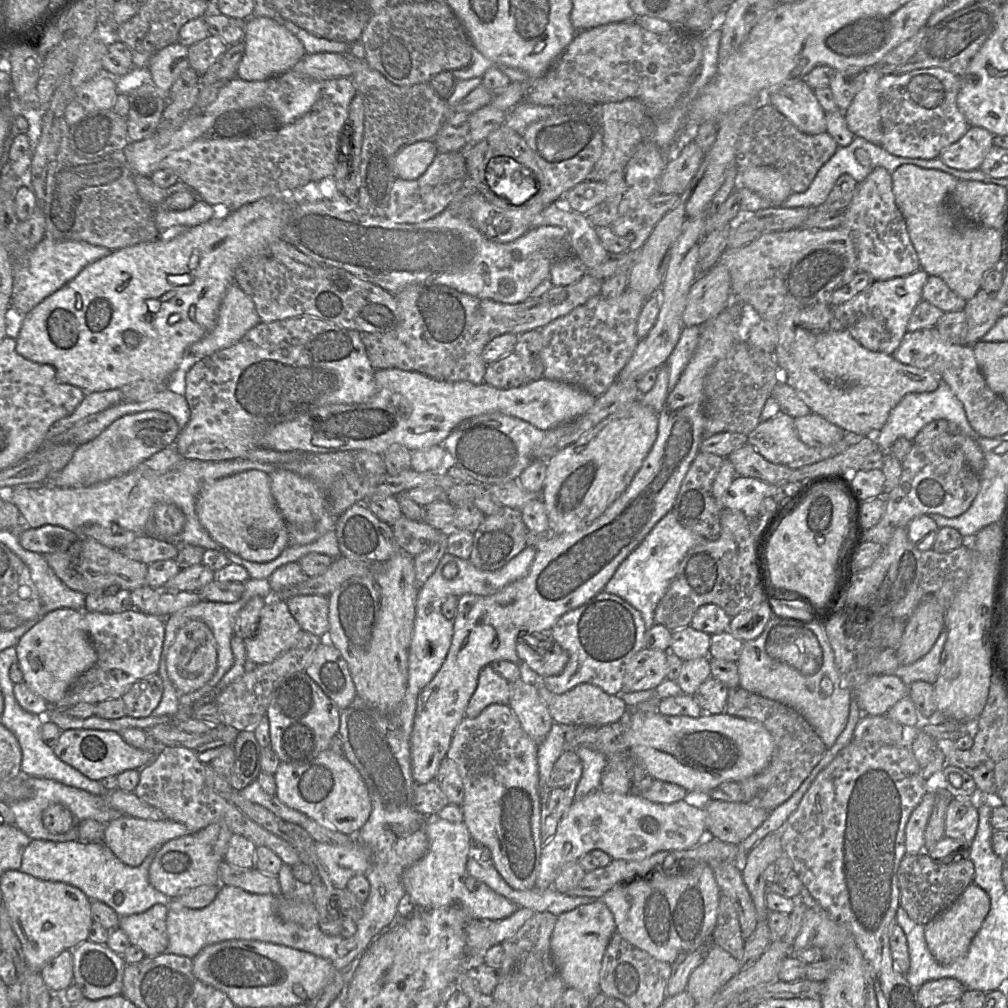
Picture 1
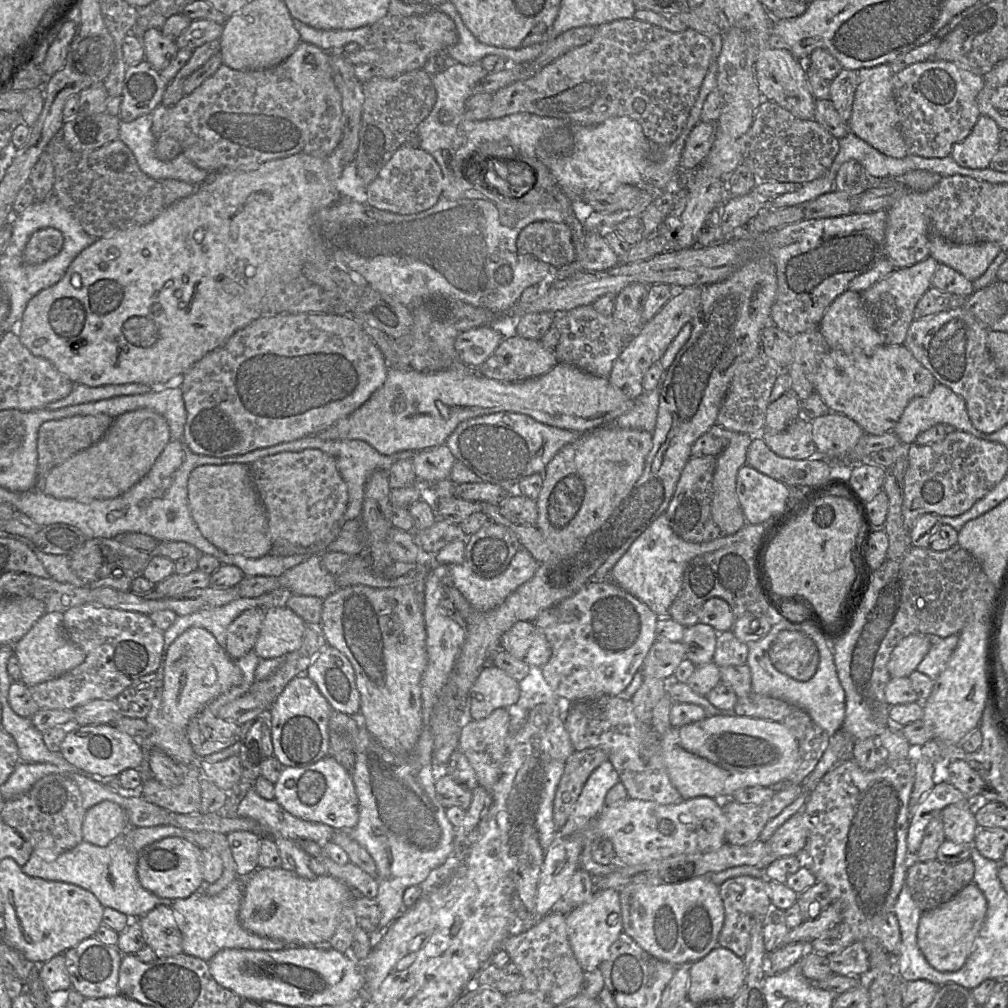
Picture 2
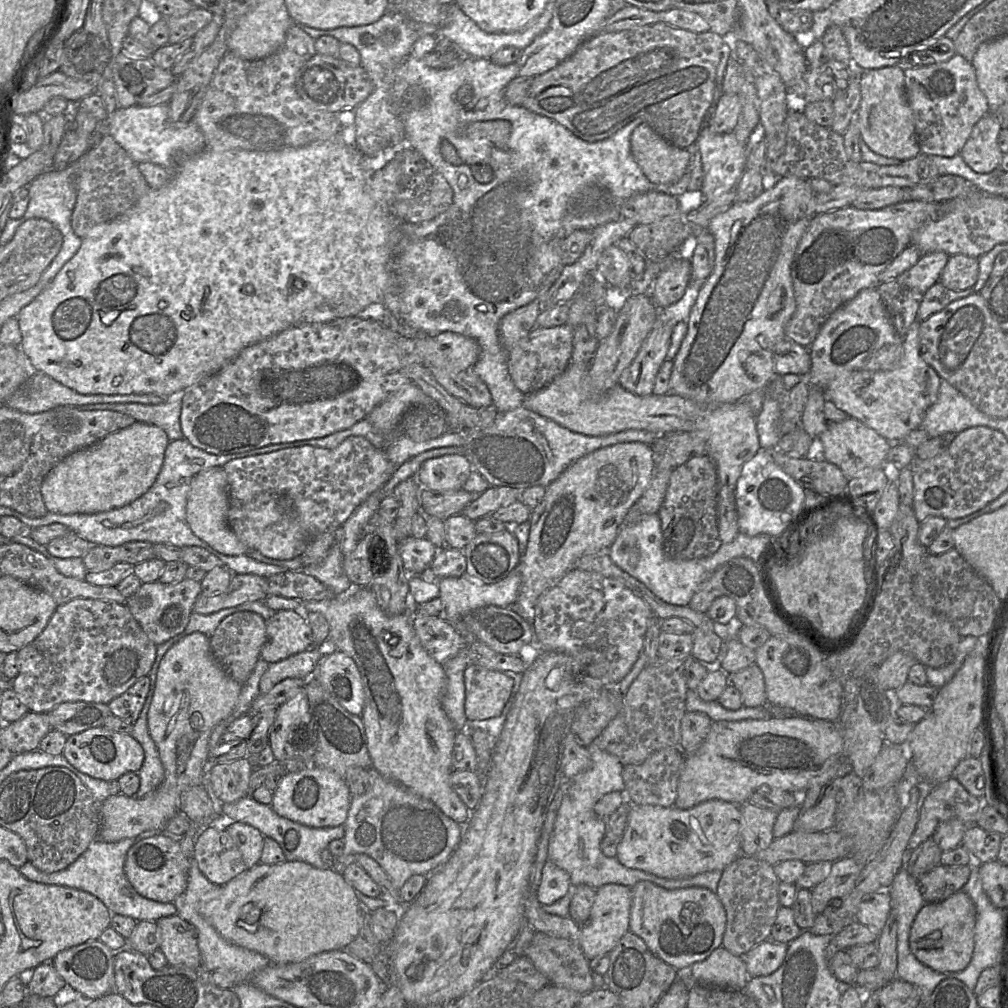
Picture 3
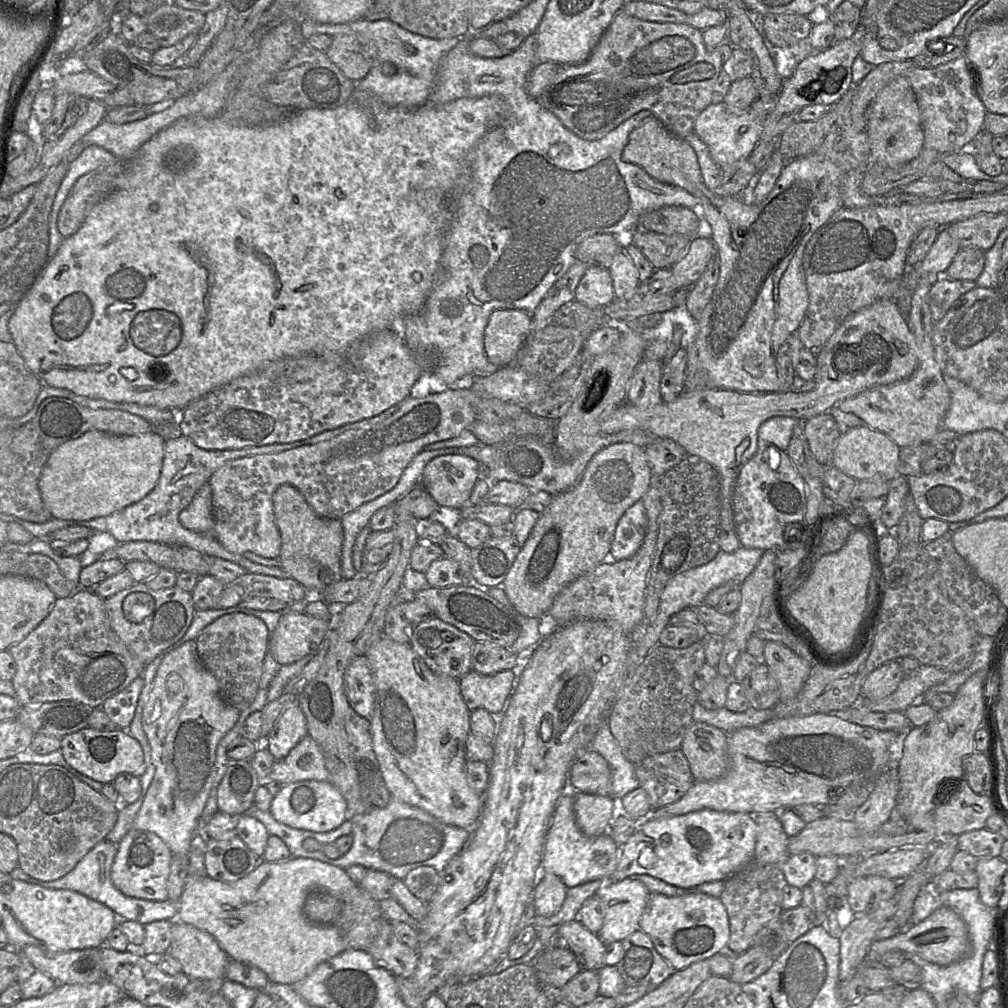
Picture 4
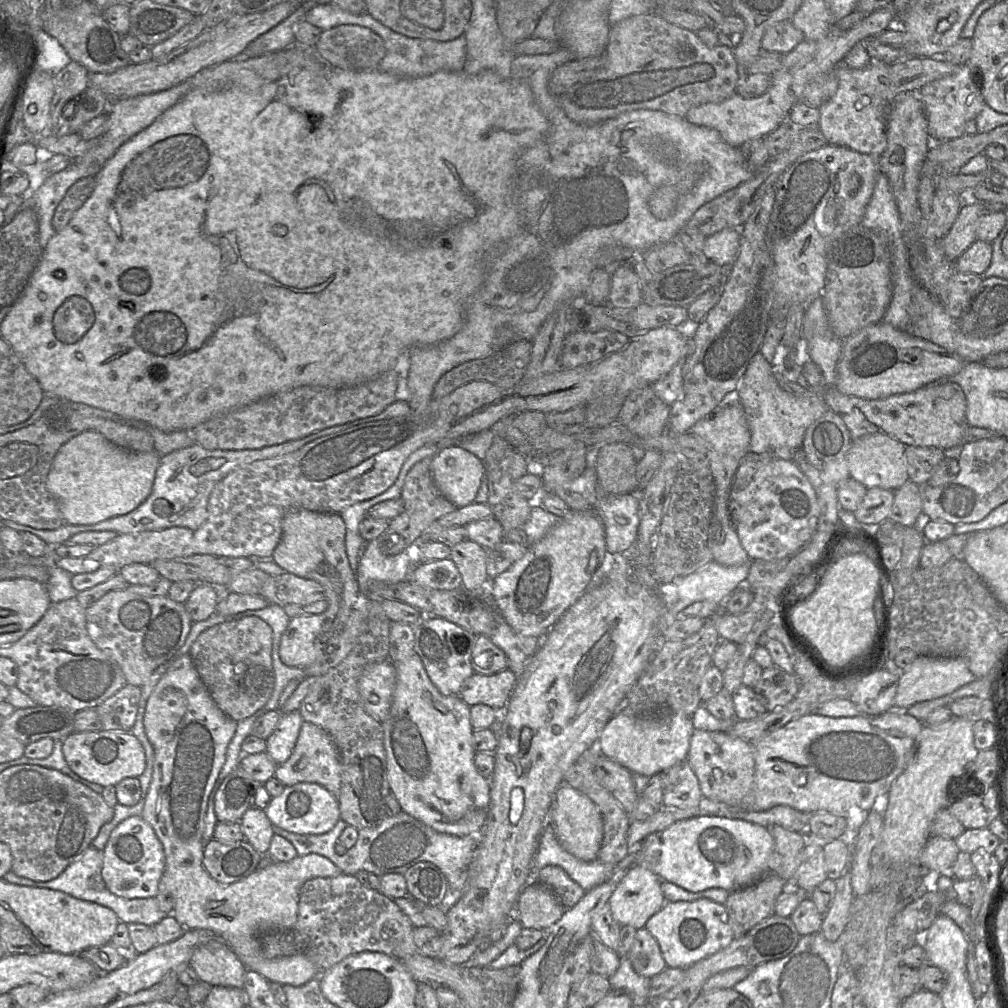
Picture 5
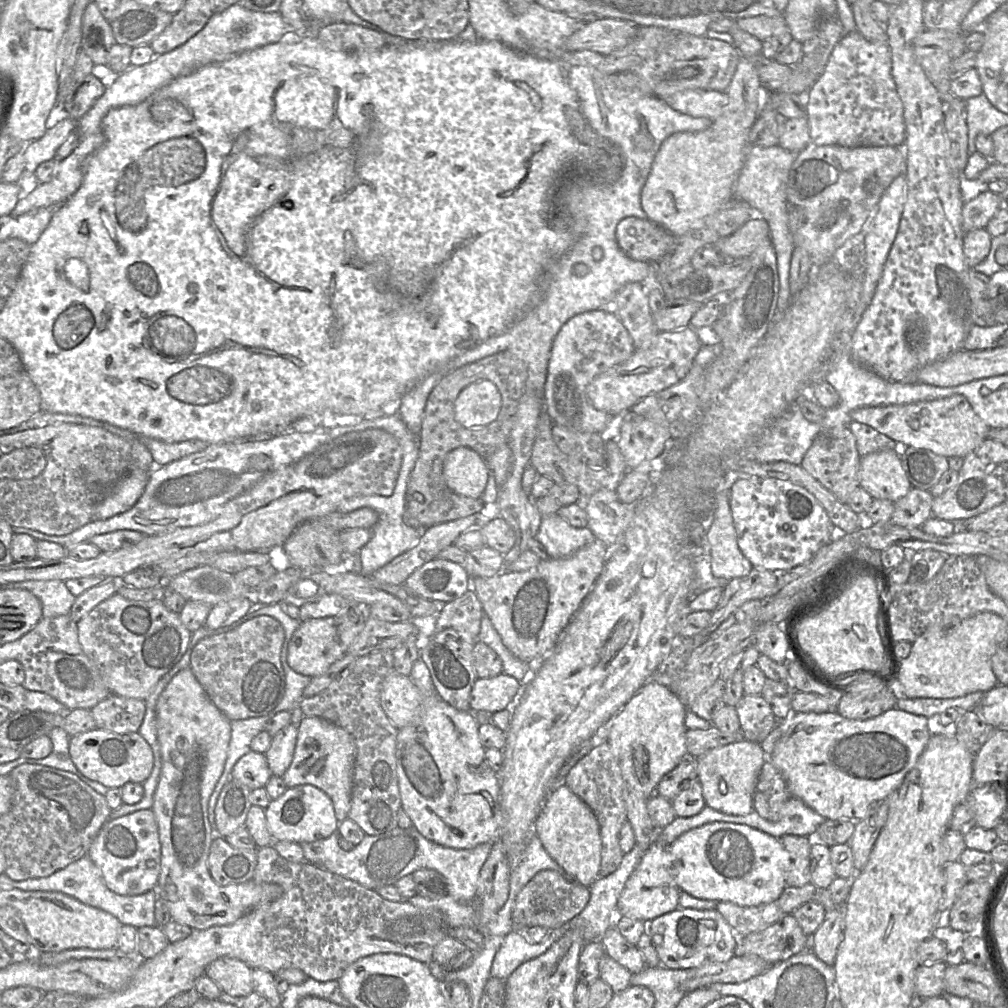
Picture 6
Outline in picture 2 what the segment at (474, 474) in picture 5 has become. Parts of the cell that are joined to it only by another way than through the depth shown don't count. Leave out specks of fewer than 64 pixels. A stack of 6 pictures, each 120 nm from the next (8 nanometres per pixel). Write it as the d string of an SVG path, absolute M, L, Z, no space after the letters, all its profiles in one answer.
M444 444L418 451L411 459L417 479L432 486L450 479L455 461L456 458Z

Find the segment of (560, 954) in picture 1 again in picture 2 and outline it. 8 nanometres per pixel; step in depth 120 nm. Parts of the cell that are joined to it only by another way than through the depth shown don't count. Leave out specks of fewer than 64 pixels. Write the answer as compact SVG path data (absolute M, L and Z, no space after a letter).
M611 888L594 890L588 901L574 907L565 916L565 921L570 946L583 971L598 968L623 931L619 891Z

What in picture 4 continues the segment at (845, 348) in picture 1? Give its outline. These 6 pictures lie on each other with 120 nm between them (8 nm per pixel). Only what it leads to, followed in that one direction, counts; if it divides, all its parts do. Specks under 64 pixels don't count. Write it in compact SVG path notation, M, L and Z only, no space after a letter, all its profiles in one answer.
M921 284L912 294L911 308L907 315L908 328L915 337L918 365L907 379L869 388L836 404L846 413L853 413L864 425L891 438L900 448L928 443L943 427L943 420L950 405L950 391L943 380L942 370L935 360L932 345L934 321L928 304L930 284Z

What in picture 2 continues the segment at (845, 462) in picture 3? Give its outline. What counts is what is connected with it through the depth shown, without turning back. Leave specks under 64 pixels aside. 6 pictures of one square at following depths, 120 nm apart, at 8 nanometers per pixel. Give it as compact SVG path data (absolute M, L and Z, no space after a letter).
M831 411L810 420L810 424L817 451L830 461L844 460L864 435L855 421Z

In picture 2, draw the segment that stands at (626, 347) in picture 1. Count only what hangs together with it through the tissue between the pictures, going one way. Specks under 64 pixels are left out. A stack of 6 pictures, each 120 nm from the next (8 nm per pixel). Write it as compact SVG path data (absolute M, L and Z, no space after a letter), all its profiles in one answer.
M592 305L579 306L556 312L552 326L559 332L558 342L553 349L558 363L574 365L598 377L609 377L614 361L625 348L621 346L612 315L604 316Z

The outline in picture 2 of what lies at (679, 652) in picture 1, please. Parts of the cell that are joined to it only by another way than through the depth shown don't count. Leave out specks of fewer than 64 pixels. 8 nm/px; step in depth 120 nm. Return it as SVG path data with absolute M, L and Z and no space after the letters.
M701 622L685 627L681 642L686 648L686 659L696 666L712 662L718 633L722 632Z

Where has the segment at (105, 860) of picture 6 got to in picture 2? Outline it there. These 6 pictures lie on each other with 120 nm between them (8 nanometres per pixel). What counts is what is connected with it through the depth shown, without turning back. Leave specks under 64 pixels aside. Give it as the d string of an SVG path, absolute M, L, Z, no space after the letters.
M167 837L156 841L140 853L137 875L141 885L160 898L188 898L206 885L202 870L202 849L180 837Z

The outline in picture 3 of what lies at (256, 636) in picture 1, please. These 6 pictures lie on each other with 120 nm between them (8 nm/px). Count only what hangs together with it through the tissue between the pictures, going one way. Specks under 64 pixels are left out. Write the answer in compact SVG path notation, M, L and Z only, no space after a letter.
M280 610L266 621L266 642L260 656L275 663L312 646L312 632L305 614Z

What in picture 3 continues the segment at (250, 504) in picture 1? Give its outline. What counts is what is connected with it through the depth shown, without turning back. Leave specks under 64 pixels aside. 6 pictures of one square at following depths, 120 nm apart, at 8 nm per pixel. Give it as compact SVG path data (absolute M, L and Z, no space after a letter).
M211 467L197 473L191 480L186 503L186 520L191 531L224 555L247 554L249 549L237 538L228 524L227 512L228 483L223 467Z

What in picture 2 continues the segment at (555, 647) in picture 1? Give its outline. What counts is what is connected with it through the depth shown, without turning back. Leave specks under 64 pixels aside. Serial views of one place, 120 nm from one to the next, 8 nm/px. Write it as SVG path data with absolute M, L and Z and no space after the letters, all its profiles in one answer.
M518 621L500 639L500 649L528 665L543 667L550 659L551 646L545 634L531 621Z

